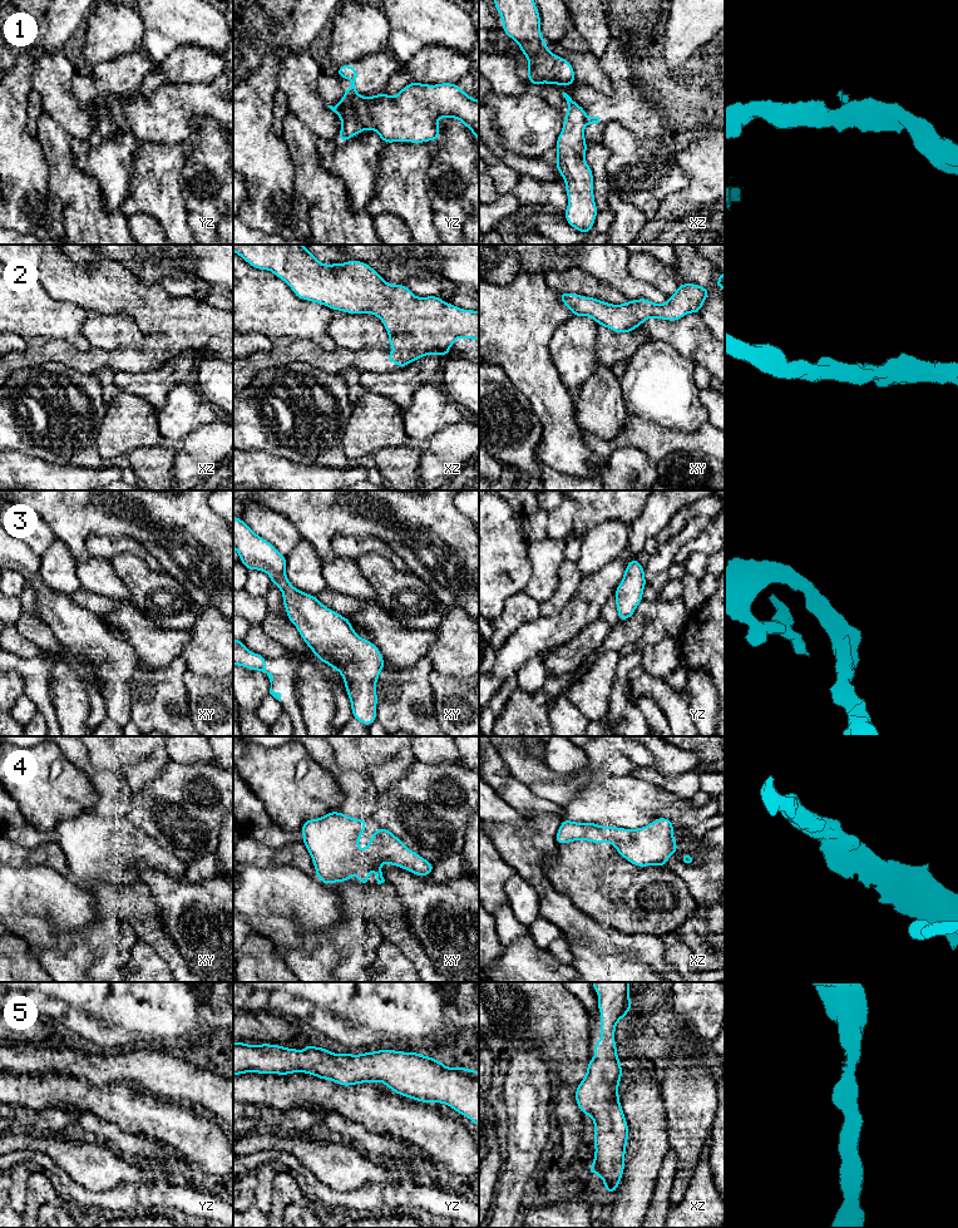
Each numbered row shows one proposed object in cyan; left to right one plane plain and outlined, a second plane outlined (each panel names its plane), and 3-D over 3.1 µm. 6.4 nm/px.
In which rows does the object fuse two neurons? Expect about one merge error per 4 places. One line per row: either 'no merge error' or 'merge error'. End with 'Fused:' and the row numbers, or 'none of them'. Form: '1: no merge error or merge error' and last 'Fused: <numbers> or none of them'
1: merge error
2: no merge error
3: no merge error
4: no merge error
5: no merge error
Fused: 1

